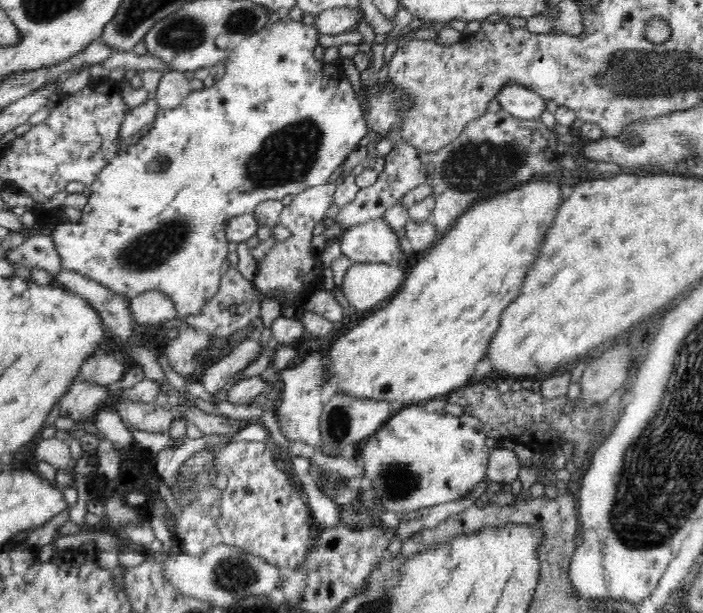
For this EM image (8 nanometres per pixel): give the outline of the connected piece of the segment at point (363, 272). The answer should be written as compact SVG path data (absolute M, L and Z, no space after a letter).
M353 263L344 274L341 289L351 310L371 311L382 300L394 296L403 285L405 276L398 265Z

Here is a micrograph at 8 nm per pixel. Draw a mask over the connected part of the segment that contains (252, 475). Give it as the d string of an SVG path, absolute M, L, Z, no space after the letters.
M246 440L230 441L225 445L218 445L216 451L204 448L184 460L177 472L179 472L180 478L184 478L188 482L188 486L194 486L194 478L200 472L210 472L212 468L216 468L219 473L226 474L228 484L222 490L218 506L216 506L218 516L214 516L214 514L210 514L210 516L208 514L194 514L194 512L198 512L196 508L192 508L196 498L186 494L184 490L178 490L173 494L174 500L176 500L176 508L174 508L172 516L169 514L168 527L171 528L175 536L178 536L180 544L182 544L180 552L190 556L202 556L211 547L229 545L258 555L258 557L276 565L284 572L296 569L314 546L312 532L310 532L313 524L312 514L300 487L293 479L288 478L282 470L278 469L275 462L272 451L267 447L265 441Z

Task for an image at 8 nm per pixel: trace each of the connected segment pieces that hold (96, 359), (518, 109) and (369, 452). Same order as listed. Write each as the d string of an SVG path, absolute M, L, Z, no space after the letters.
M96 352L88 357L81 365L78 374L98 386L106 386L114 384L121 380L124 375L124 364L118 362L114 356L110 356L103 352Z
M516 83L504 85L496 94L502 111L522 120L540 118L546 102L536 92Z
M409 404L393 414L364 444L361 456L365 468L365 486L379 494L380 503L377 507L382 512L404 515L412 510L454 501L466 496L476 484L485 479L489 461L486 438L481 420L472 415L436 414L422 409L422 406L418 408Z

